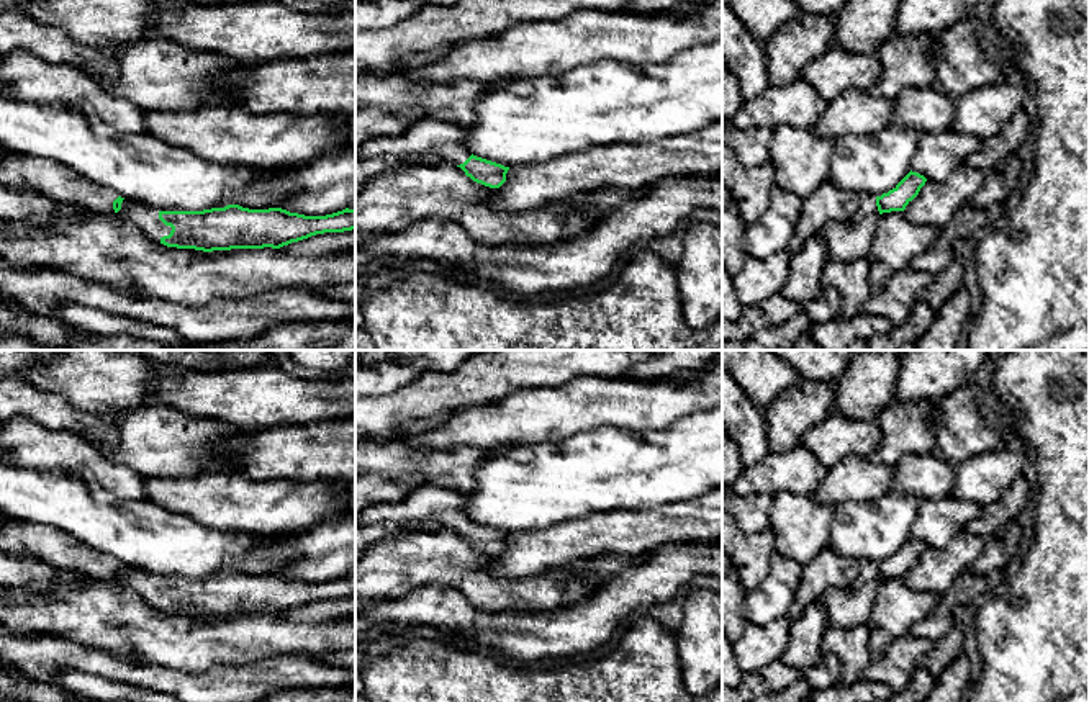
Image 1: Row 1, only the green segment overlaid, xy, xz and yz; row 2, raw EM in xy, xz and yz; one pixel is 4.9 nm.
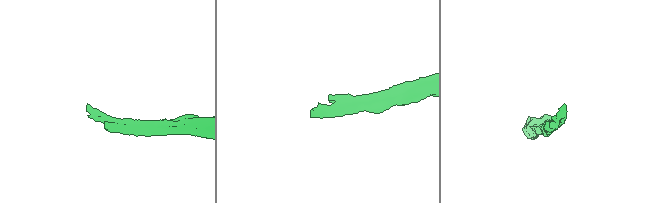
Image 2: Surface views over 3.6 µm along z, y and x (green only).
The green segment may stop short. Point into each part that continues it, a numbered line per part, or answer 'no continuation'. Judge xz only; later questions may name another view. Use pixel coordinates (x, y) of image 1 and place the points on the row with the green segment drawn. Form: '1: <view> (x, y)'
1: xz (439, 138)

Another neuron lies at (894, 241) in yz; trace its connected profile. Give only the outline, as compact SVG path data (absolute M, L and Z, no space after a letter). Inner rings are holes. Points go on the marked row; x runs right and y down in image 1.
M902 211L879 214L873 223L871 244L865 255L870 288L879 293L889 278L940 241L933 226L911 223Z

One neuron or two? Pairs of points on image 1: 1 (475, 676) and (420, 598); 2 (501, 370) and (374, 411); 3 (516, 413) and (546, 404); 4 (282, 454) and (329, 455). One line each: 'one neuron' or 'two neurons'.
1: two neurons
2: one neuron
3: one neuron
4: one neuron

